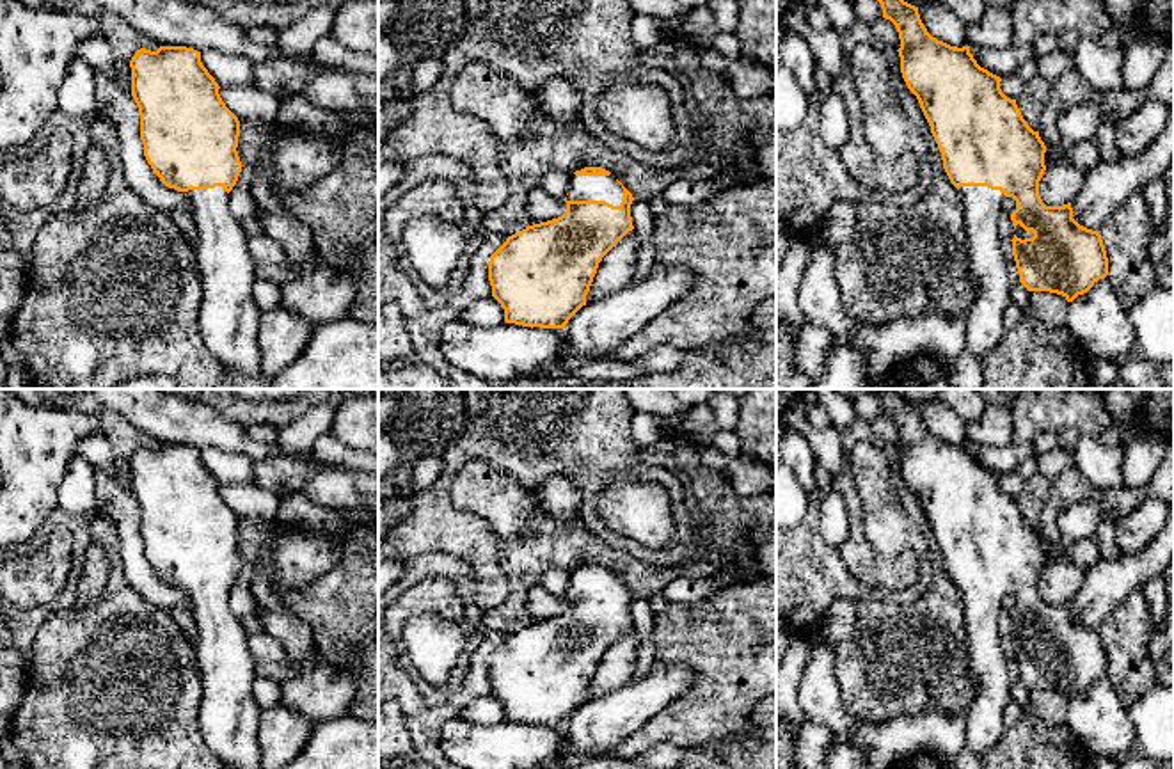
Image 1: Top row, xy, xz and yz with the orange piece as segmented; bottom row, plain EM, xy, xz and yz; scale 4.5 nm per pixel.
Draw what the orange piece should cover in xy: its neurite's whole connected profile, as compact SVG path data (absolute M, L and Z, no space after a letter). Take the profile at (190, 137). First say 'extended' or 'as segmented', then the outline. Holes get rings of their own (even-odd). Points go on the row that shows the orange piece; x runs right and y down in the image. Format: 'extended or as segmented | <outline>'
extended | M186 46L140 48L130 60L131 96L140 115L144 156L160 181L190 201L197 229L195 254L202 300L199 329L206 348L227 373L261 377L258 332L261 311L254 302L254 265L247 236L231 215L229 192L238 181L240 121L218 94L218 83L201 62L201 52Z

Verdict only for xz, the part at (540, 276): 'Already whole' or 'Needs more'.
Needs more

